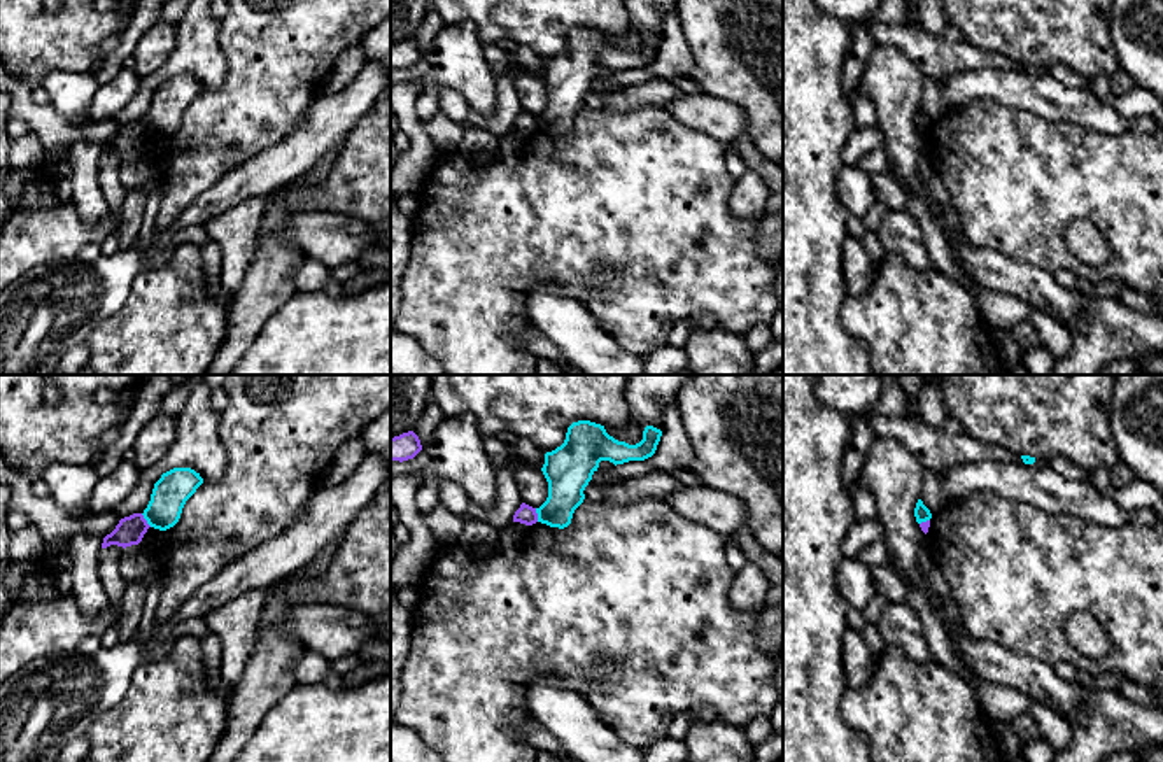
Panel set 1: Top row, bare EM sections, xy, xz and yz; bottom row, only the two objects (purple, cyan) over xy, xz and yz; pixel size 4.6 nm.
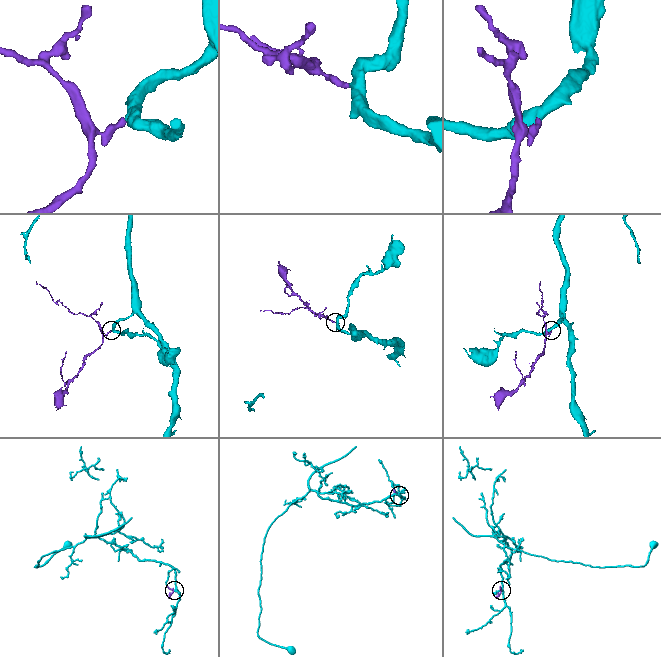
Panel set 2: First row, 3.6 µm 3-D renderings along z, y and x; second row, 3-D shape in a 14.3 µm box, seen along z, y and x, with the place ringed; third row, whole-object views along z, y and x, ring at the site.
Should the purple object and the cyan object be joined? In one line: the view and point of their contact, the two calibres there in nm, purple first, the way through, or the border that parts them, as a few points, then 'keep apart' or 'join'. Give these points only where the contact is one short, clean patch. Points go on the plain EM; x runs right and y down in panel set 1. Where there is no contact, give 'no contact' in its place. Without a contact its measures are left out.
meets purple in xy at (146, 128); 130 nm thick on the purple side, 160 nm on the other; border along xy (140, 121), (151, 134); keep apart

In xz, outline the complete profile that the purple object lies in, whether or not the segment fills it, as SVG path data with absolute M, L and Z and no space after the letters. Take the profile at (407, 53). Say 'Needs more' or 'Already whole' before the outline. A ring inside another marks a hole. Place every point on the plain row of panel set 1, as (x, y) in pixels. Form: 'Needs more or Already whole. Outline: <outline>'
Already whole. Outline: M413 39L391 46L391 68L413 67L420 58L420 47Z

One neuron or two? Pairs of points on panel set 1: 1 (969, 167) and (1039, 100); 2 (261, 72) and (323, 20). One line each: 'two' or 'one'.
1: two
2: one

